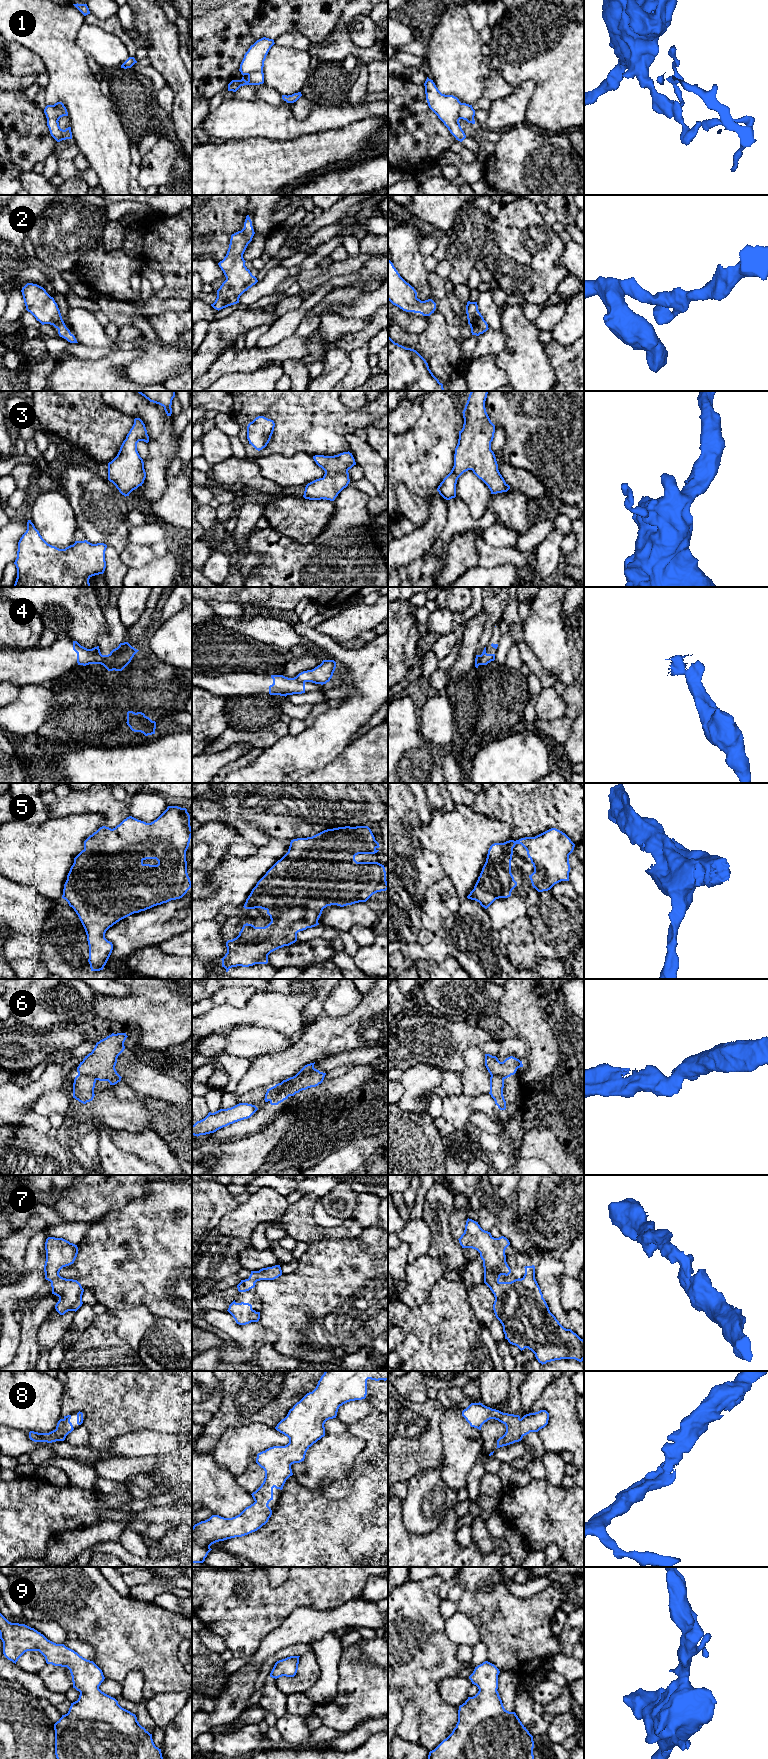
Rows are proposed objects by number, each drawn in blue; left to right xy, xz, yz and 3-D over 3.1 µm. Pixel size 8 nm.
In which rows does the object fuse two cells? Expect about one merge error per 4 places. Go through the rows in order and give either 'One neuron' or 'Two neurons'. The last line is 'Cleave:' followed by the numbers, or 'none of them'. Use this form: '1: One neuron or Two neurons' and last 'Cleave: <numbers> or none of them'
1: Two neurons
2: One neuron
3: One neuron
4: Two neurons
5: One neuron
6: Two neurons
7: One neuron
8: One neuron
9: One neuron
Cleave: 1, 4, 6

